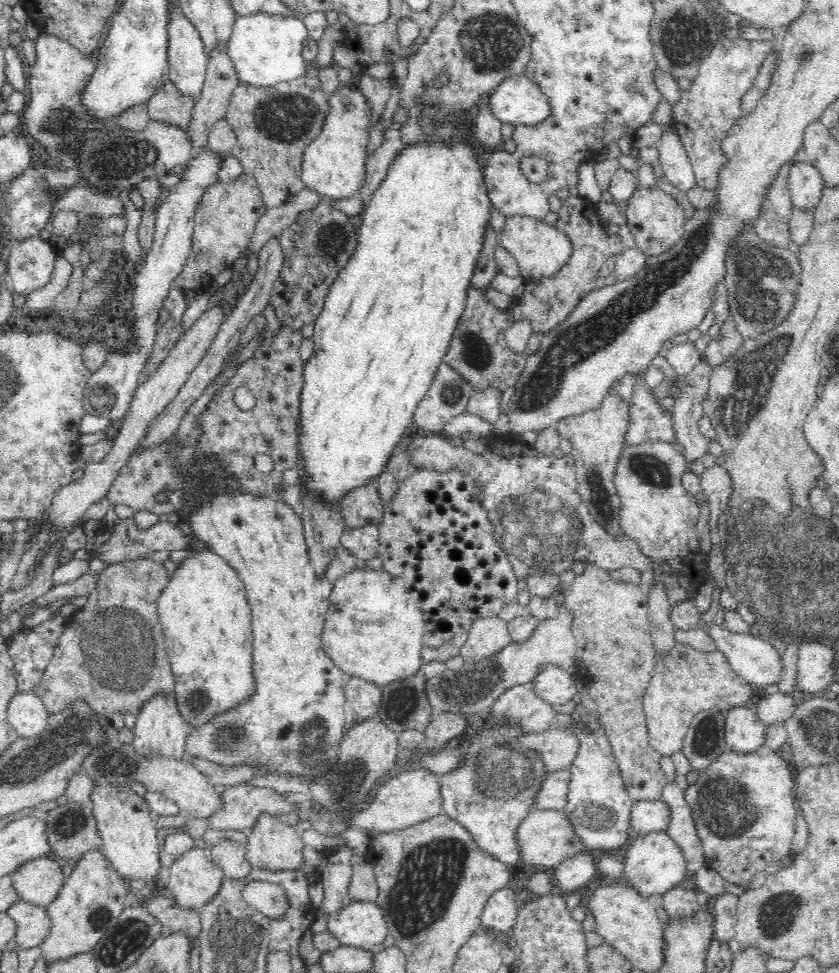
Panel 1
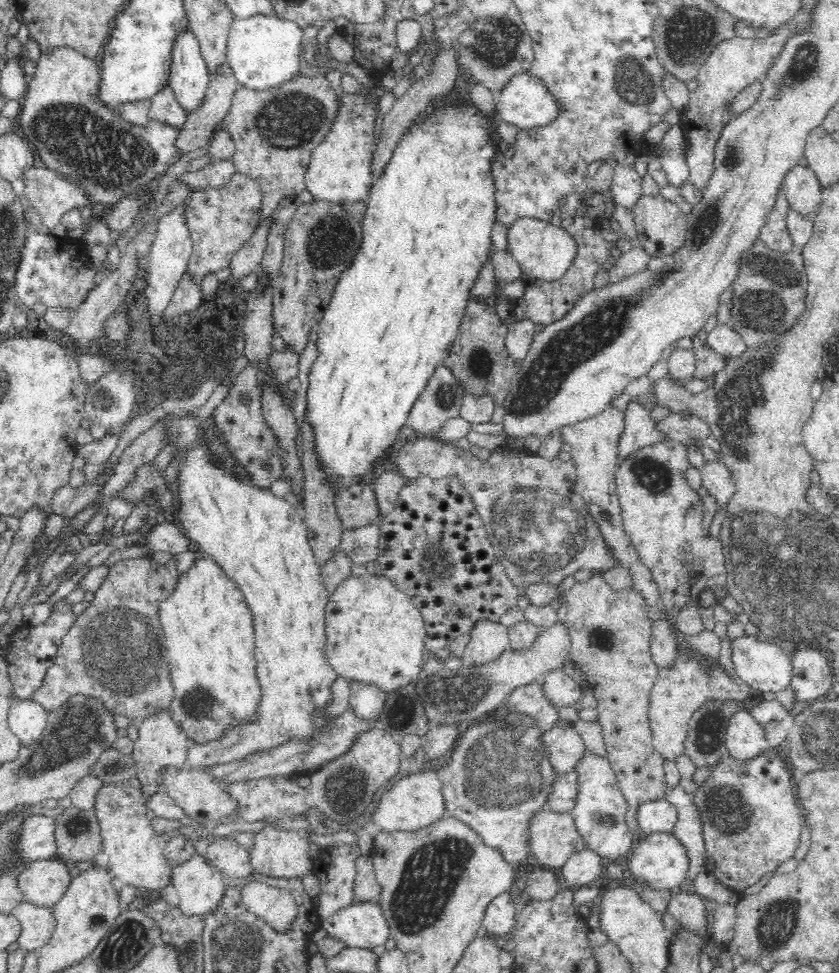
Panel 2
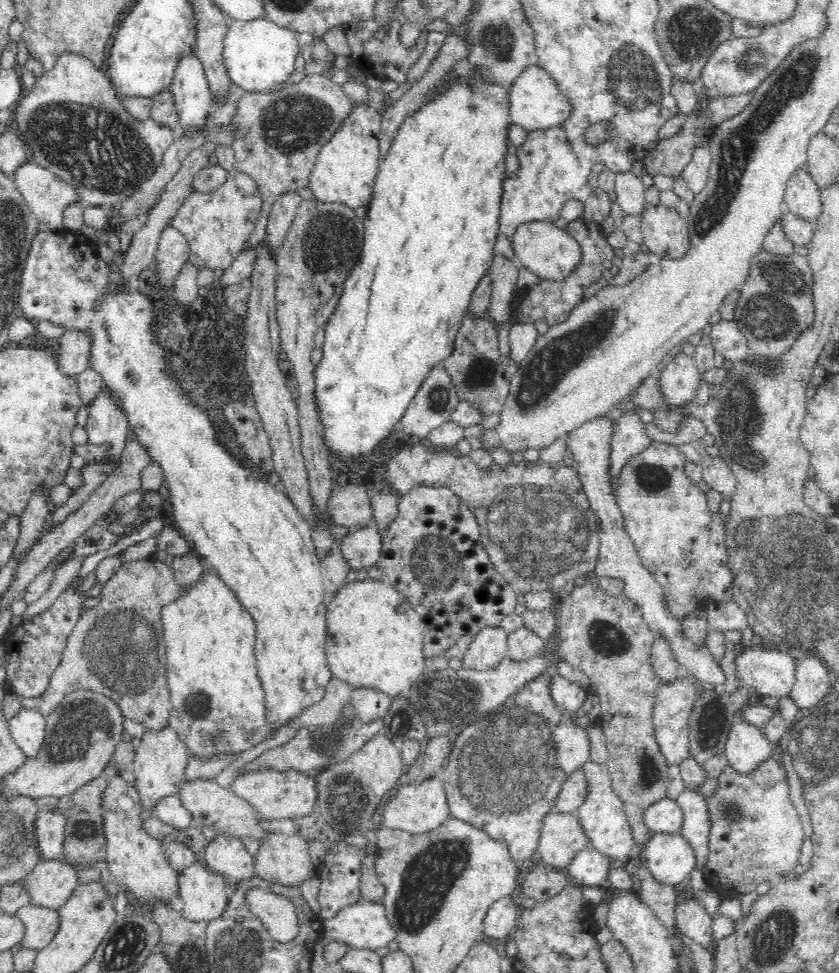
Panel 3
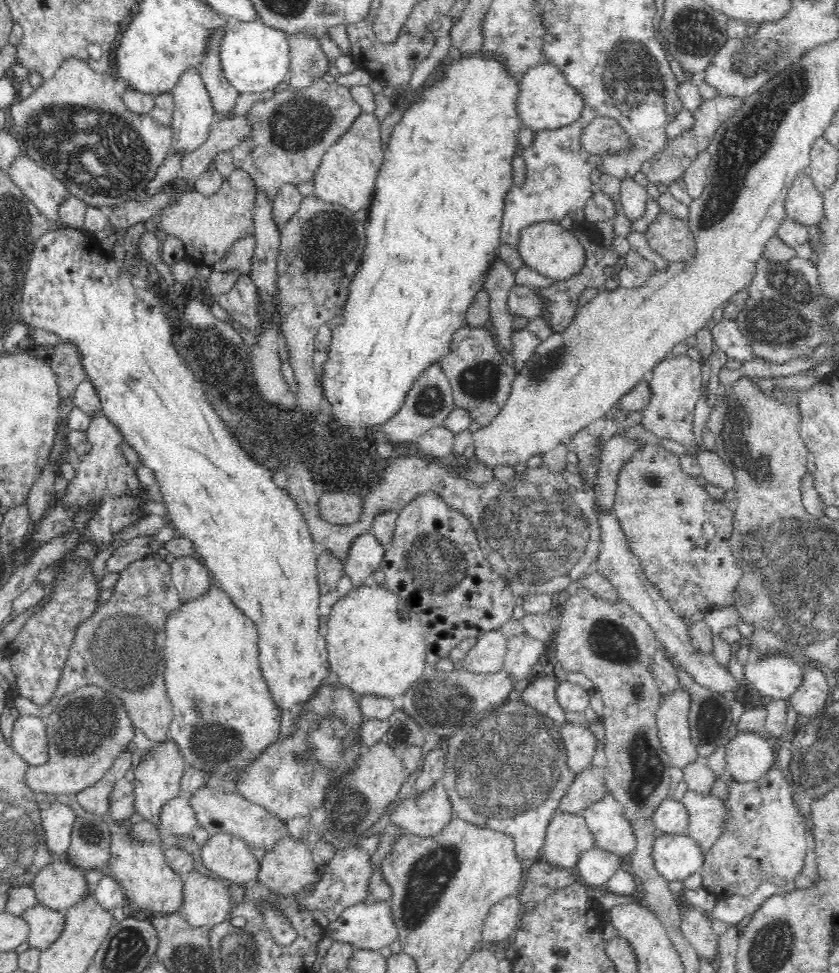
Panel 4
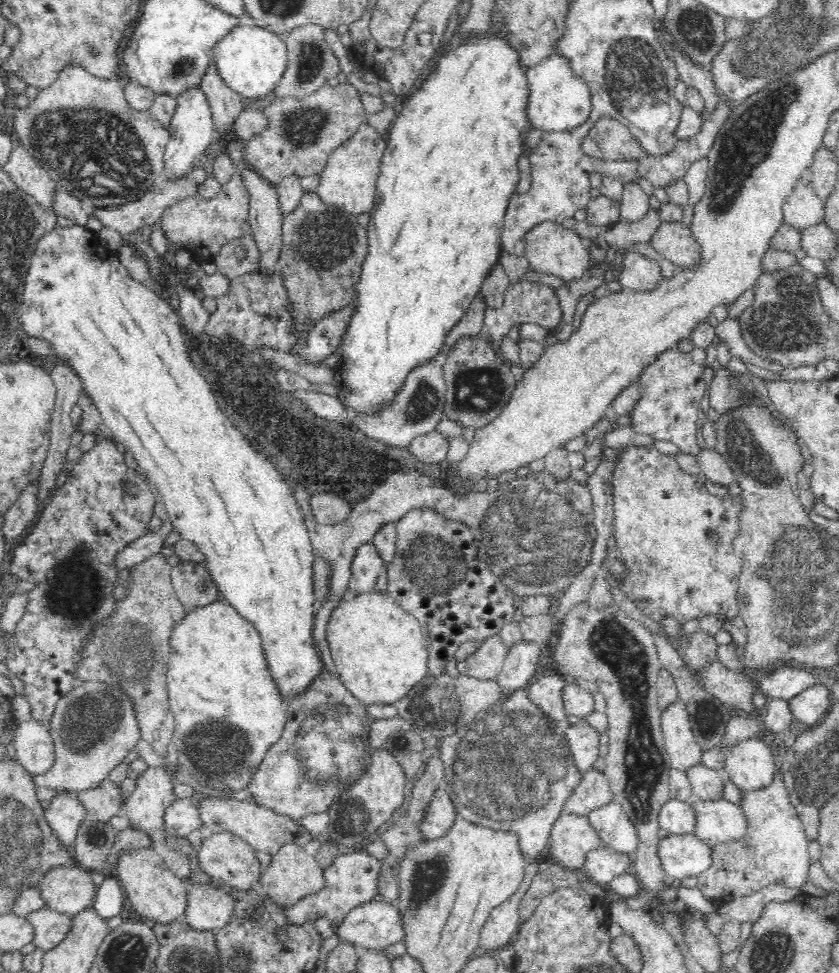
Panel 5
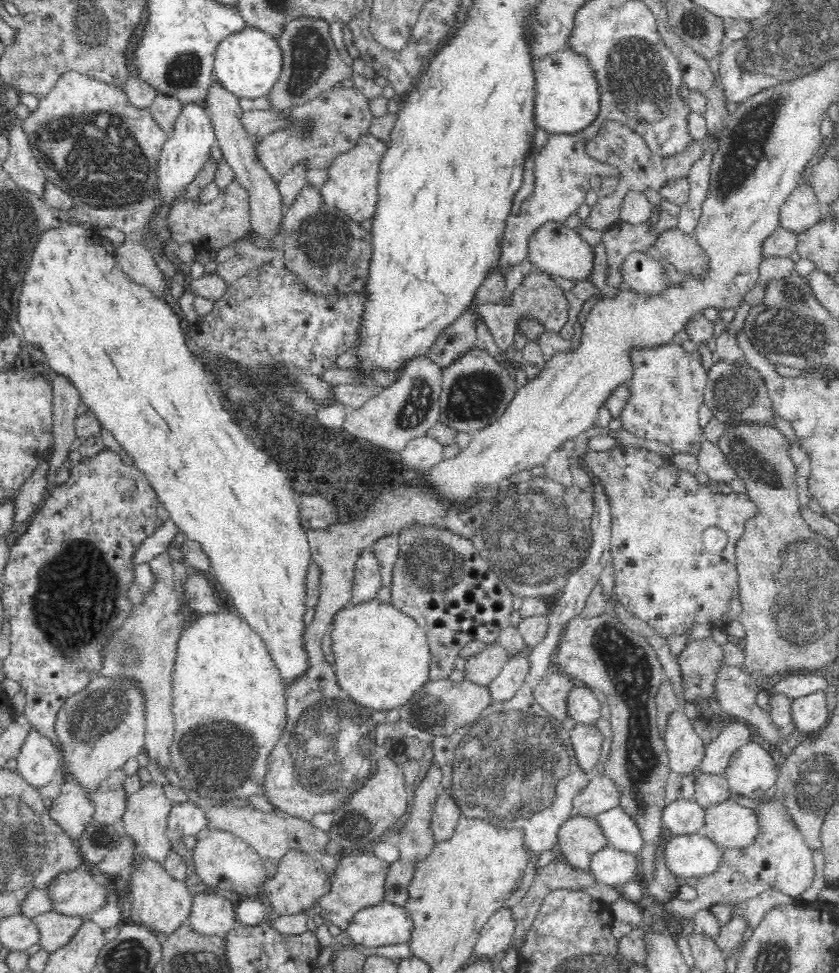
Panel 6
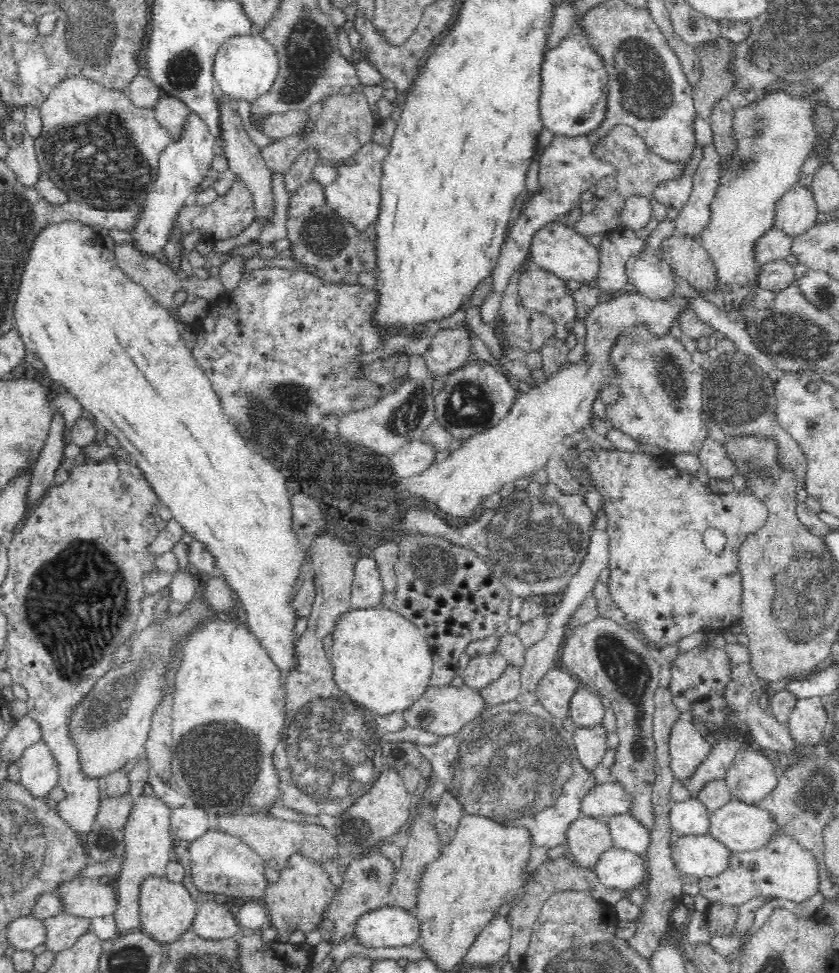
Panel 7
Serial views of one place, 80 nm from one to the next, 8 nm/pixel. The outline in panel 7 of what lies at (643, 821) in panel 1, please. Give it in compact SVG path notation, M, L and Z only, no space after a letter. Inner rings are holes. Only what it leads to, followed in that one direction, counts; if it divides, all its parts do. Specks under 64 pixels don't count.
M698 798L671 803L668 820L675 837L706 834L709 827L709 811Z

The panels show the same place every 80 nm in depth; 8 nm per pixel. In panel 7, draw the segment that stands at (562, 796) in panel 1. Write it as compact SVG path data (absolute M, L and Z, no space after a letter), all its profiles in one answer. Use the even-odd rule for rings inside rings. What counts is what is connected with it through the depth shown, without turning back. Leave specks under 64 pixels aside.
M616 780L592 785L580 799L582 815L605 819L613 814L628 813L631 807L627 791Z

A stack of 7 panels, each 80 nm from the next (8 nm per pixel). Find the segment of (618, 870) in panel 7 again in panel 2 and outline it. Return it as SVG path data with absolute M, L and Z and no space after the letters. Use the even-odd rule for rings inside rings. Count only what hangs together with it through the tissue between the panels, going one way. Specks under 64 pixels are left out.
M591 849L576 852L558 870L563 887L572 891L595 883L600 884L605 875L603 858Z

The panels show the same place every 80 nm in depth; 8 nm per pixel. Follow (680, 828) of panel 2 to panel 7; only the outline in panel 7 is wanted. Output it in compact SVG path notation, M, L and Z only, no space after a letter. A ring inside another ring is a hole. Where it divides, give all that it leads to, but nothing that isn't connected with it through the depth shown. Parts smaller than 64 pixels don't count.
M731 798L720 808L710 809L707 834L724 844L730 852L746 852L746 850L752 850L752 848L768 844L770 838L774 834L778 834L778 832L775 832L778 824L773 824L773 820L774 817L766 810L762 810L755 805L743 803L736 798Z

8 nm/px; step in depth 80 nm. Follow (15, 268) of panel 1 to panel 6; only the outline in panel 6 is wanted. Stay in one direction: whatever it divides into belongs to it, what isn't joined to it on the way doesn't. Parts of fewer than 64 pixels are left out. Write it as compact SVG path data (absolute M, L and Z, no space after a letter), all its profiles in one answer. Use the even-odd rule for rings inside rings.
M71 221L68 223L61 223L61 225L58 227L49 228L48 230L44 231L44 234L41 234L39 241L36 243L34 252L32 253L32 258L26 270L26 274L24 275L24 284L22 286L22 294L20 294L20 304L17 317L18 322L23 328L23 335L26 340L25 345L29 343L38 345L38 347L40 347L40 349L45 352L47 359L46 363L49 365L50 369L52 369L52 371L54 371L57 375L62 374L63 376L68 376L71 378L71 382L78 388L78 391L80 392L82 402L84 402L88 409L94 412L95 416L100 420L100 422L102 422L103 428L108 430L108 432L112 434L116 441L121 444L122 448L126 450L126 452L133 458L134 466L136 466L145 474L148 482L150 482L152 488L155 490L157 500L159 503L164 505L164 508L169 513L169 518L174 521L174 524L178 527L178 530L186 534L188 541L197 542L201 546L204 554L206 554L206 556L209 558L209 574L212 578L215 578L214 580L218 588L222 588L222 590L224 590L225 596L228 597L229 602L232 602L232 608L236 611L236 613L242 617L252 627L252 629L256 631L256 633L260 635L261 640L264 642L266 649L269 651L270 656L272 657L273 667L278 670L285 688L292 686L292 684L294 684L294 682L298 682L300 678L304 678L304 676L310 672L311 668L311 658L310 653L308 653L308 650L306 649L304 632L306 632L306 612L308 612L307 602L310 600L307 593L306 578L308 576L308 568L312 561L312 555L310 552L307 532L304 530L302 520L300 520L302 516L300 516L299 499L294 496L294 490L292 490L291 482L288 480L285 472L281 471L278 466L276 466L276 462L271 460L270 457L268 457L268 455L262 451L262 449L259 450L256 448L256 446L254 446L251 440L248 440L246 434L242 432L242 429L238 426L233 416L224 410L224 406L222 406L220 401L221 398L219 390L217 389L217 385L213 383L208 376L206 376L202 364L200 362L196 363L195 361L196 356L194 355L191 345L189 345L188 339L185 336L185 327L183 325L179 311L177 311L172 305L169 305L162 297L156 296L156 294L154 294L154 292L152 292L152 290L150 290L147 286L132 280L132 278L126 274L126 271L122 269L120 263L116 260L113 250L109 247L104 238L99 235L97 229L93 229L87 225L83 226L82 224Z

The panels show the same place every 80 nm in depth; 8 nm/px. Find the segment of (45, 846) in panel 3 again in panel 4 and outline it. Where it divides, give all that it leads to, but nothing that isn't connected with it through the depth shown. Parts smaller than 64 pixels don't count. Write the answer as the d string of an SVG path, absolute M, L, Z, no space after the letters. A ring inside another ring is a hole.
M55 801L51 805L42 806L40 820L44 828L46 849L52 854L64 857L70 846L71 830L76 820L74 810L70 805Z

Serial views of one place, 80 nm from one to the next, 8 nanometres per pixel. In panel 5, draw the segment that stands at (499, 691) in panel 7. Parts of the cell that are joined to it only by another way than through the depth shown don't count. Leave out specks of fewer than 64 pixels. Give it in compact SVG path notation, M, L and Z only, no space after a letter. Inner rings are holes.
M524 638L509 647L502 672L498 676L504 699L510 697L518 688L527 686L534 679L542 649L543 645L528 642Z

